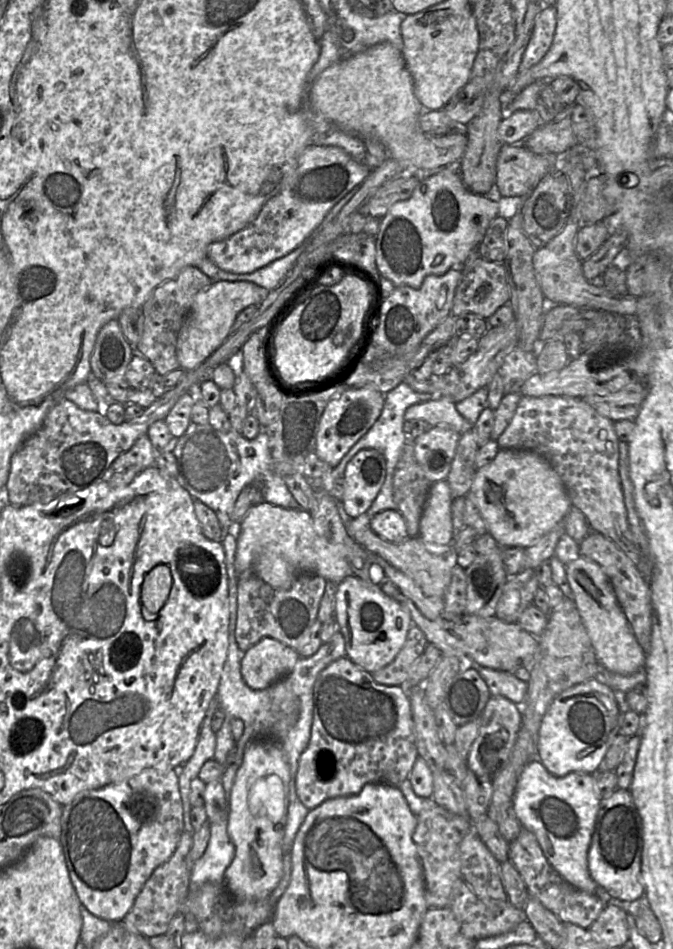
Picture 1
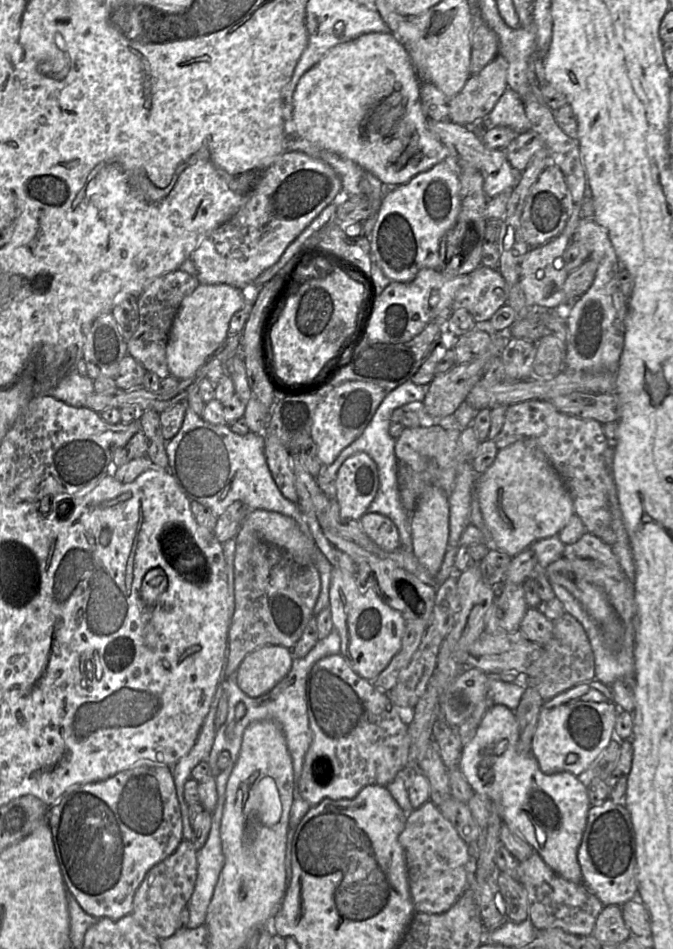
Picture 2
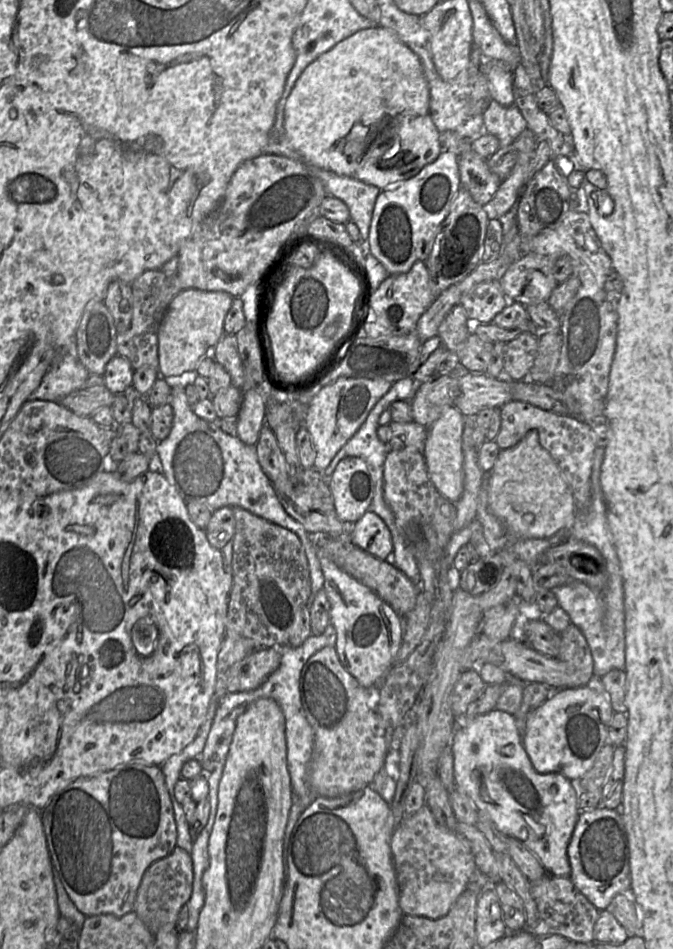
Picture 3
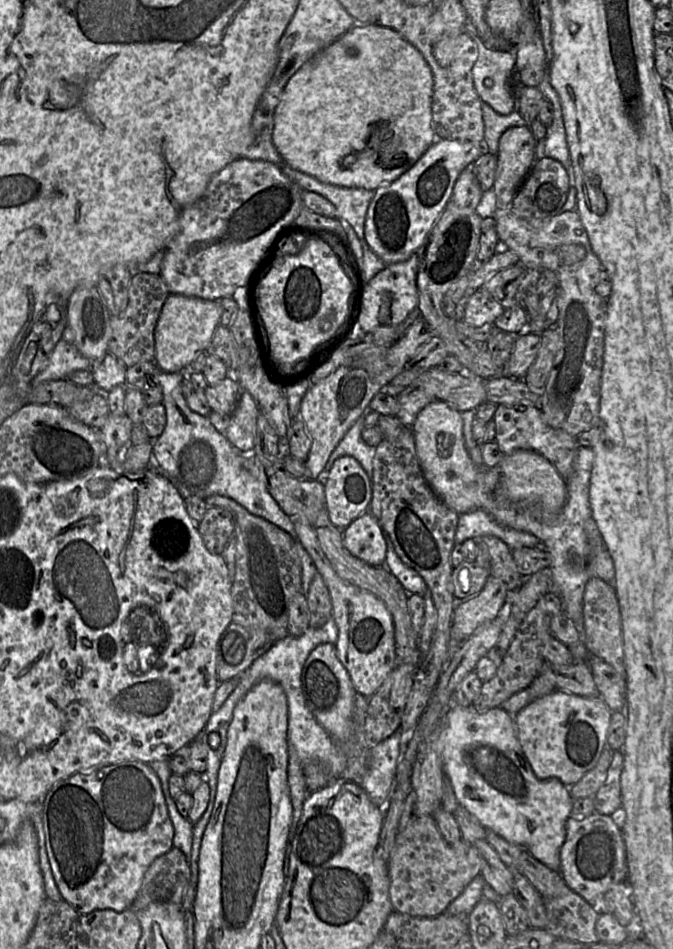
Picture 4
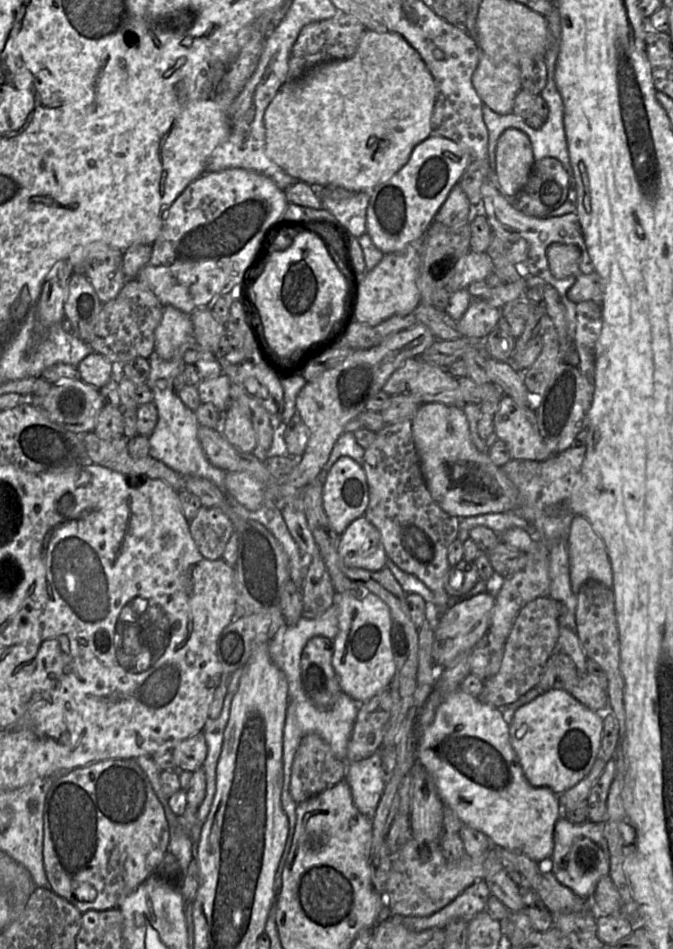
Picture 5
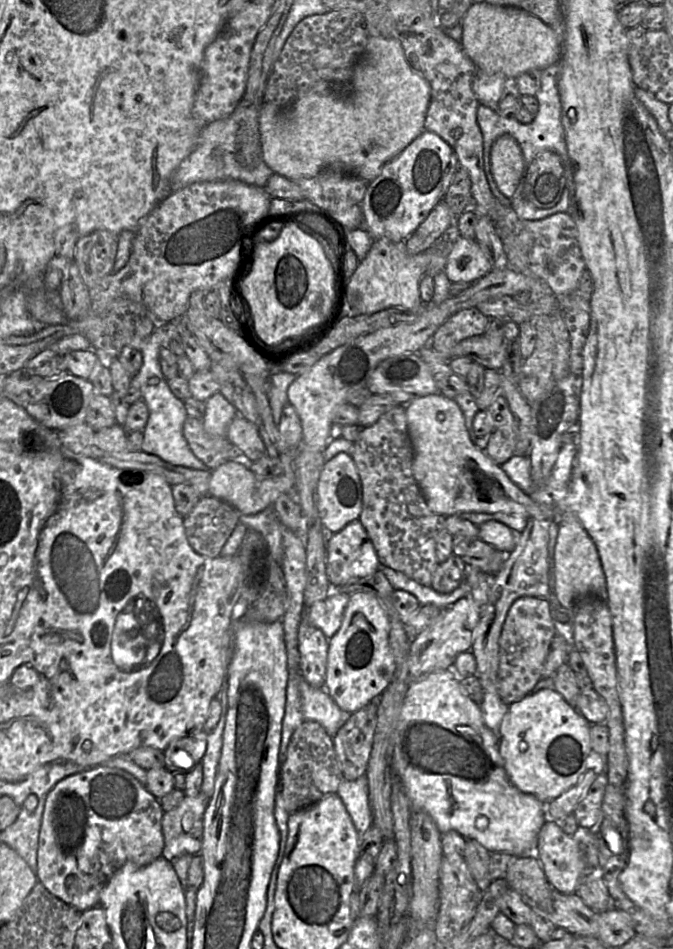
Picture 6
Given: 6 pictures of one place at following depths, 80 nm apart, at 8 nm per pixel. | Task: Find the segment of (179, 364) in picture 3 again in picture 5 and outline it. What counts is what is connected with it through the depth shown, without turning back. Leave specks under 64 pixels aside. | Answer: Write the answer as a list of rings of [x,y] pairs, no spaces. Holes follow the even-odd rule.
[[[164,306],[155,330],[155,352],[164,360],[172,360],[188,348],[196,348],[190,314]]]

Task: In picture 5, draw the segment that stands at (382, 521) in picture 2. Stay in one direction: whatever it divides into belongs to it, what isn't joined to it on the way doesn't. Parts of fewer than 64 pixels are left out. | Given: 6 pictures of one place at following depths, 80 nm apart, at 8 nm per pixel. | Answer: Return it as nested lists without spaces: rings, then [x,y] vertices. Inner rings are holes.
[[[364,515],[340,535],[338,553],[345,566],[368,571],[384,568],[388,558],[379,530]]]

